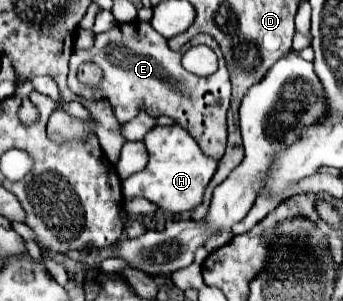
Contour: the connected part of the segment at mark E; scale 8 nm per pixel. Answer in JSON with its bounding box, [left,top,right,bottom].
[69,23,231,159]

